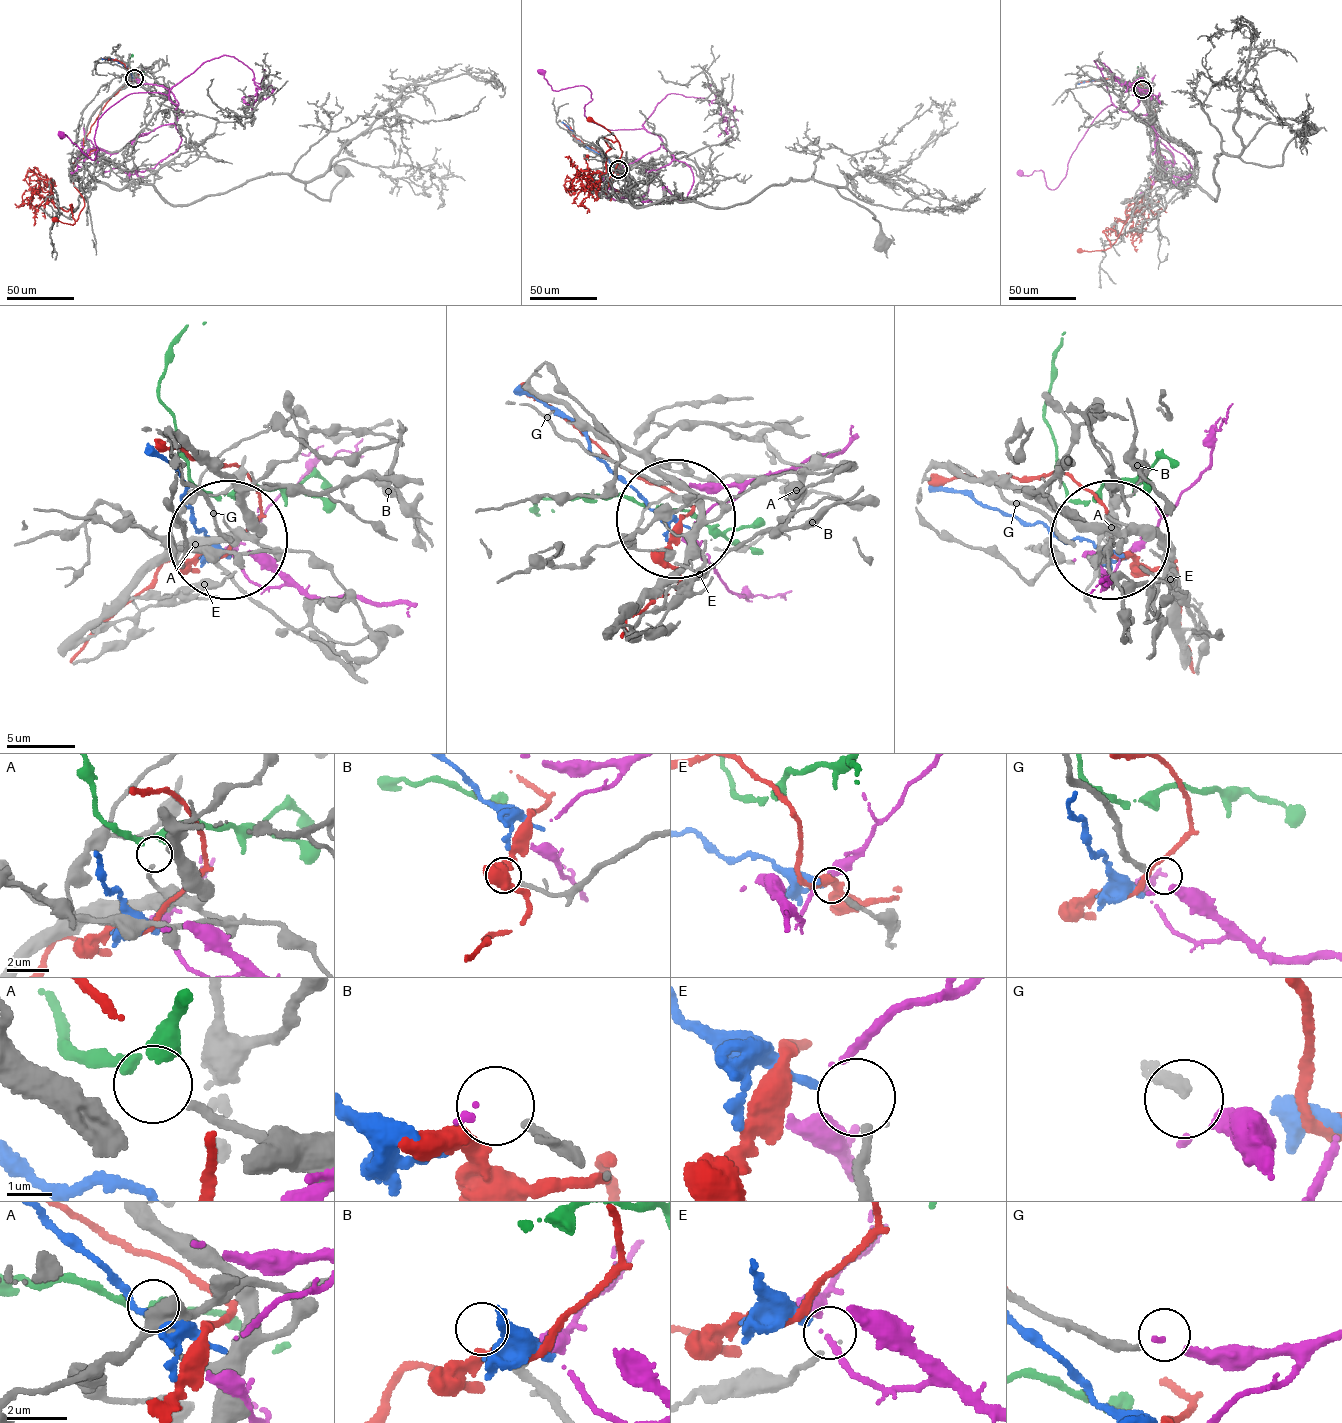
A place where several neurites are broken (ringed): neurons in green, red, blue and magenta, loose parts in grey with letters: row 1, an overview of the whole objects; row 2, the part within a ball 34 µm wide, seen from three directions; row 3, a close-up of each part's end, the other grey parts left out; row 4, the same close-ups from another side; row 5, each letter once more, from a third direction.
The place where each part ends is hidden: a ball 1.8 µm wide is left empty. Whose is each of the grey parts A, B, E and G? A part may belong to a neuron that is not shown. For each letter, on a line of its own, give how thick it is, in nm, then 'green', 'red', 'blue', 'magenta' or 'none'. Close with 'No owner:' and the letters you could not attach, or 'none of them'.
A: calibre 200 nm; green
B: calibre 200 nm; none
E: calibre 110 nm; blue
G: calibre 240 nm; magenta
No owner: B

